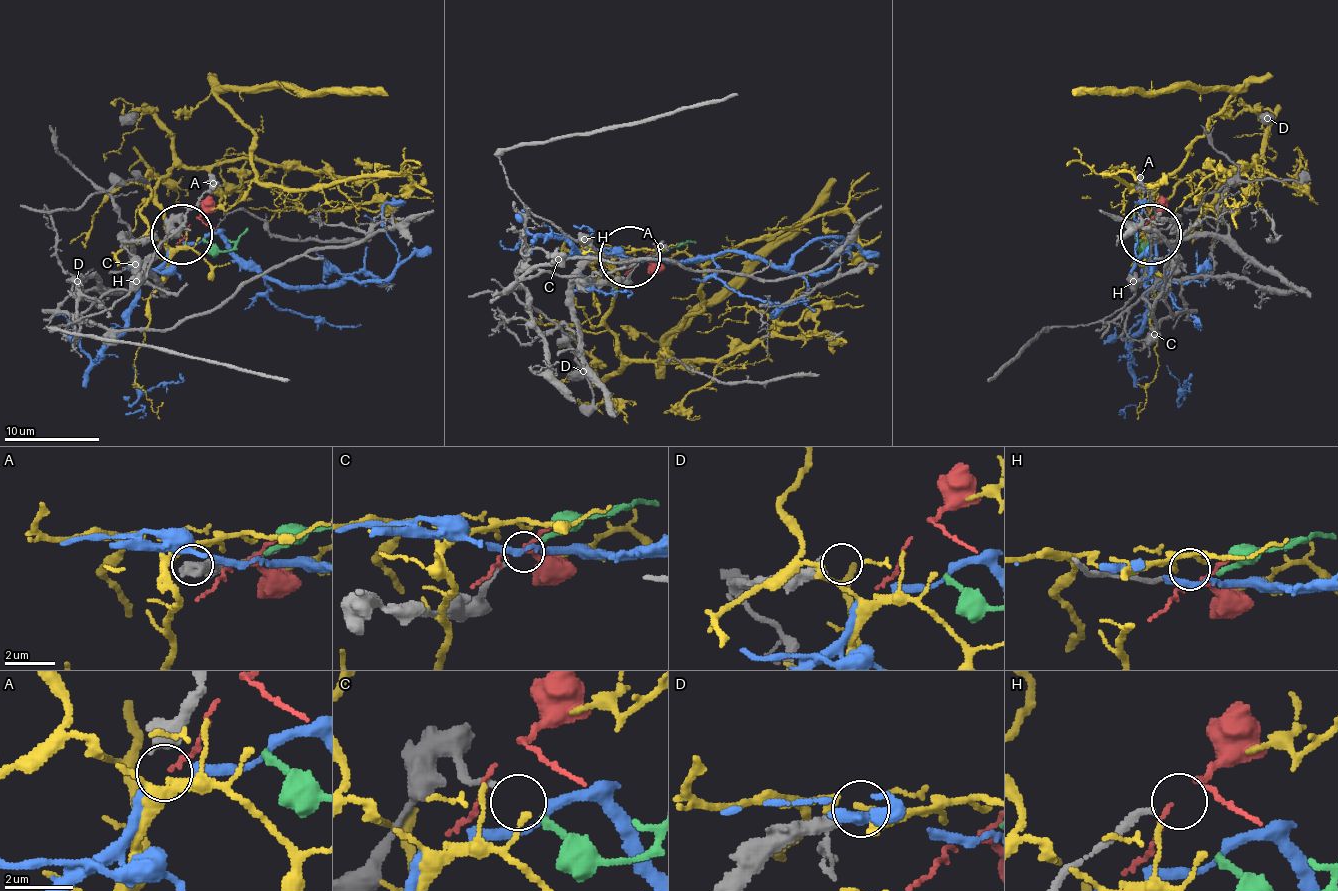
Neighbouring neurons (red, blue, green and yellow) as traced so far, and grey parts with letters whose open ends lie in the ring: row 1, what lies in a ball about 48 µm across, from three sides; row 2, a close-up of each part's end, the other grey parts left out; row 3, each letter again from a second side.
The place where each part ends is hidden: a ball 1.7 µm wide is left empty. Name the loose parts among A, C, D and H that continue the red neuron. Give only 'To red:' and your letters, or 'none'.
To red: H

